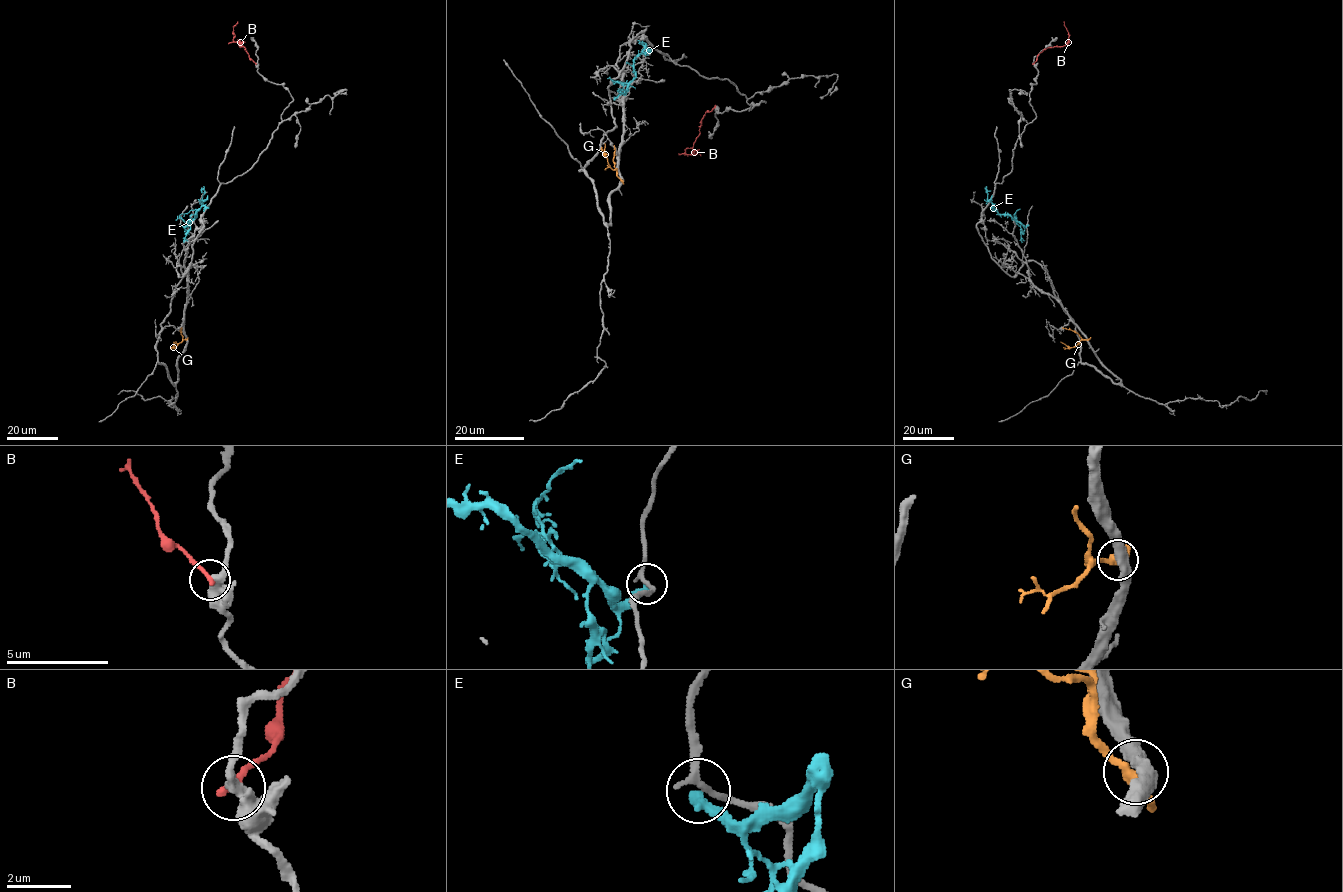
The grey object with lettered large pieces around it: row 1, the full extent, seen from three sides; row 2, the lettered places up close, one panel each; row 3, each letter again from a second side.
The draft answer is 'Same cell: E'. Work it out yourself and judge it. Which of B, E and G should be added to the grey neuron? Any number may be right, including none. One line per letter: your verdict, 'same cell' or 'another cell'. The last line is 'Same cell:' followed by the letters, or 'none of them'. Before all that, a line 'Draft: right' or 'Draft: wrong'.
Draft: wrong
B: another cell
E: another cell
G: another cell
Same cell: none of them

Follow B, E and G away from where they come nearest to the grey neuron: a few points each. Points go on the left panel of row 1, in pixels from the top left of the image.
B: (255, 63), (244, 47), (233, 40), (233, 27), (237, 22)
E: (181, 224), (187, 226), (196, 216), (205, 192), (202, 190), (201, 193)
G: (186, 339), (174, 347), (173, 342)

